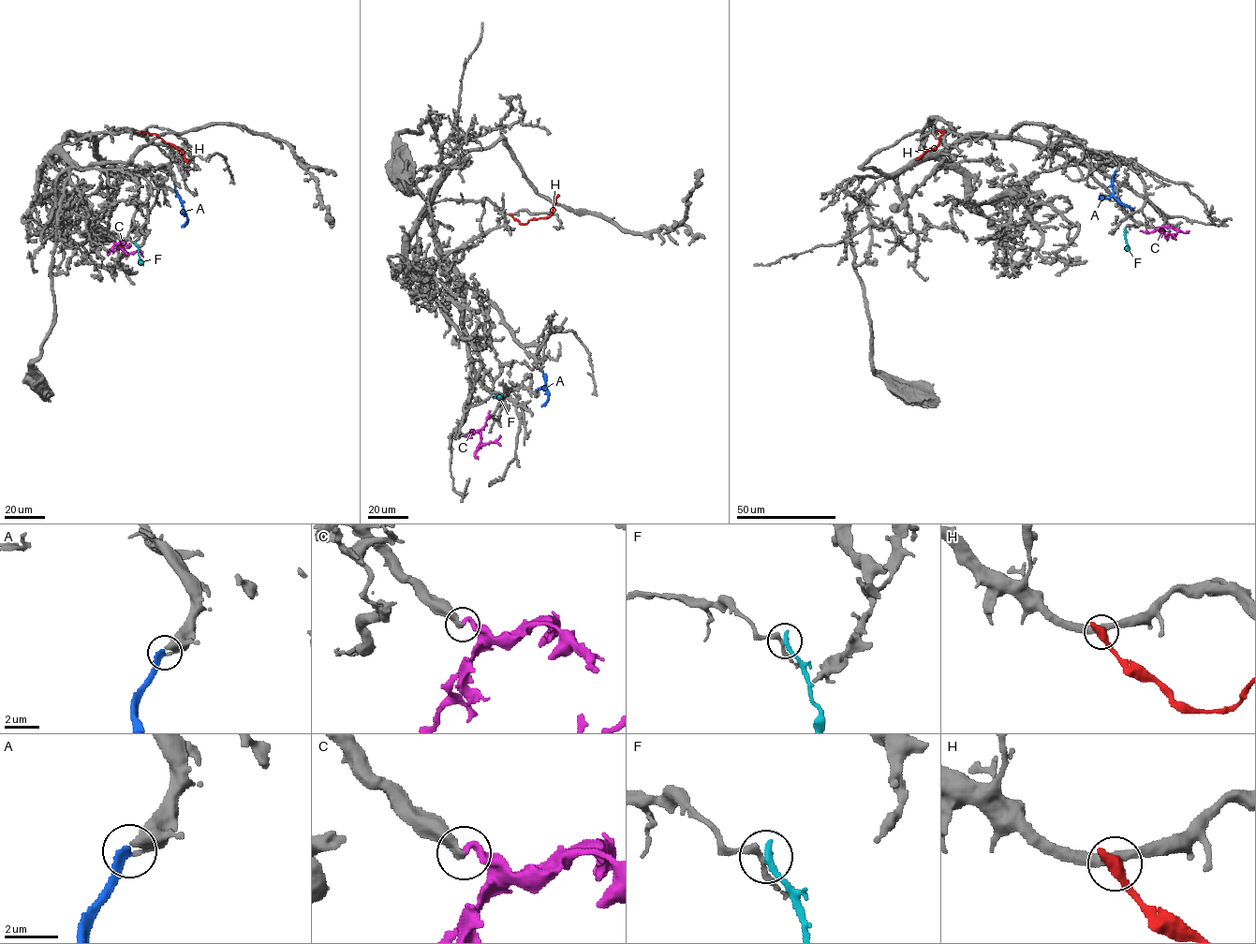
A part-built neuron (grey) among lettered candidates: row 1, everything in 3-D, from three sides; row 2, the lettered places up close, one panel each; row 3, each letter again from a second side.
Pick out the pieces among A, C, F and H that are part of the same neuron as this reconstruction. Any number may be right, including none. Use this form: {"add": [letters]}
{"add": ["A", "C"]}

